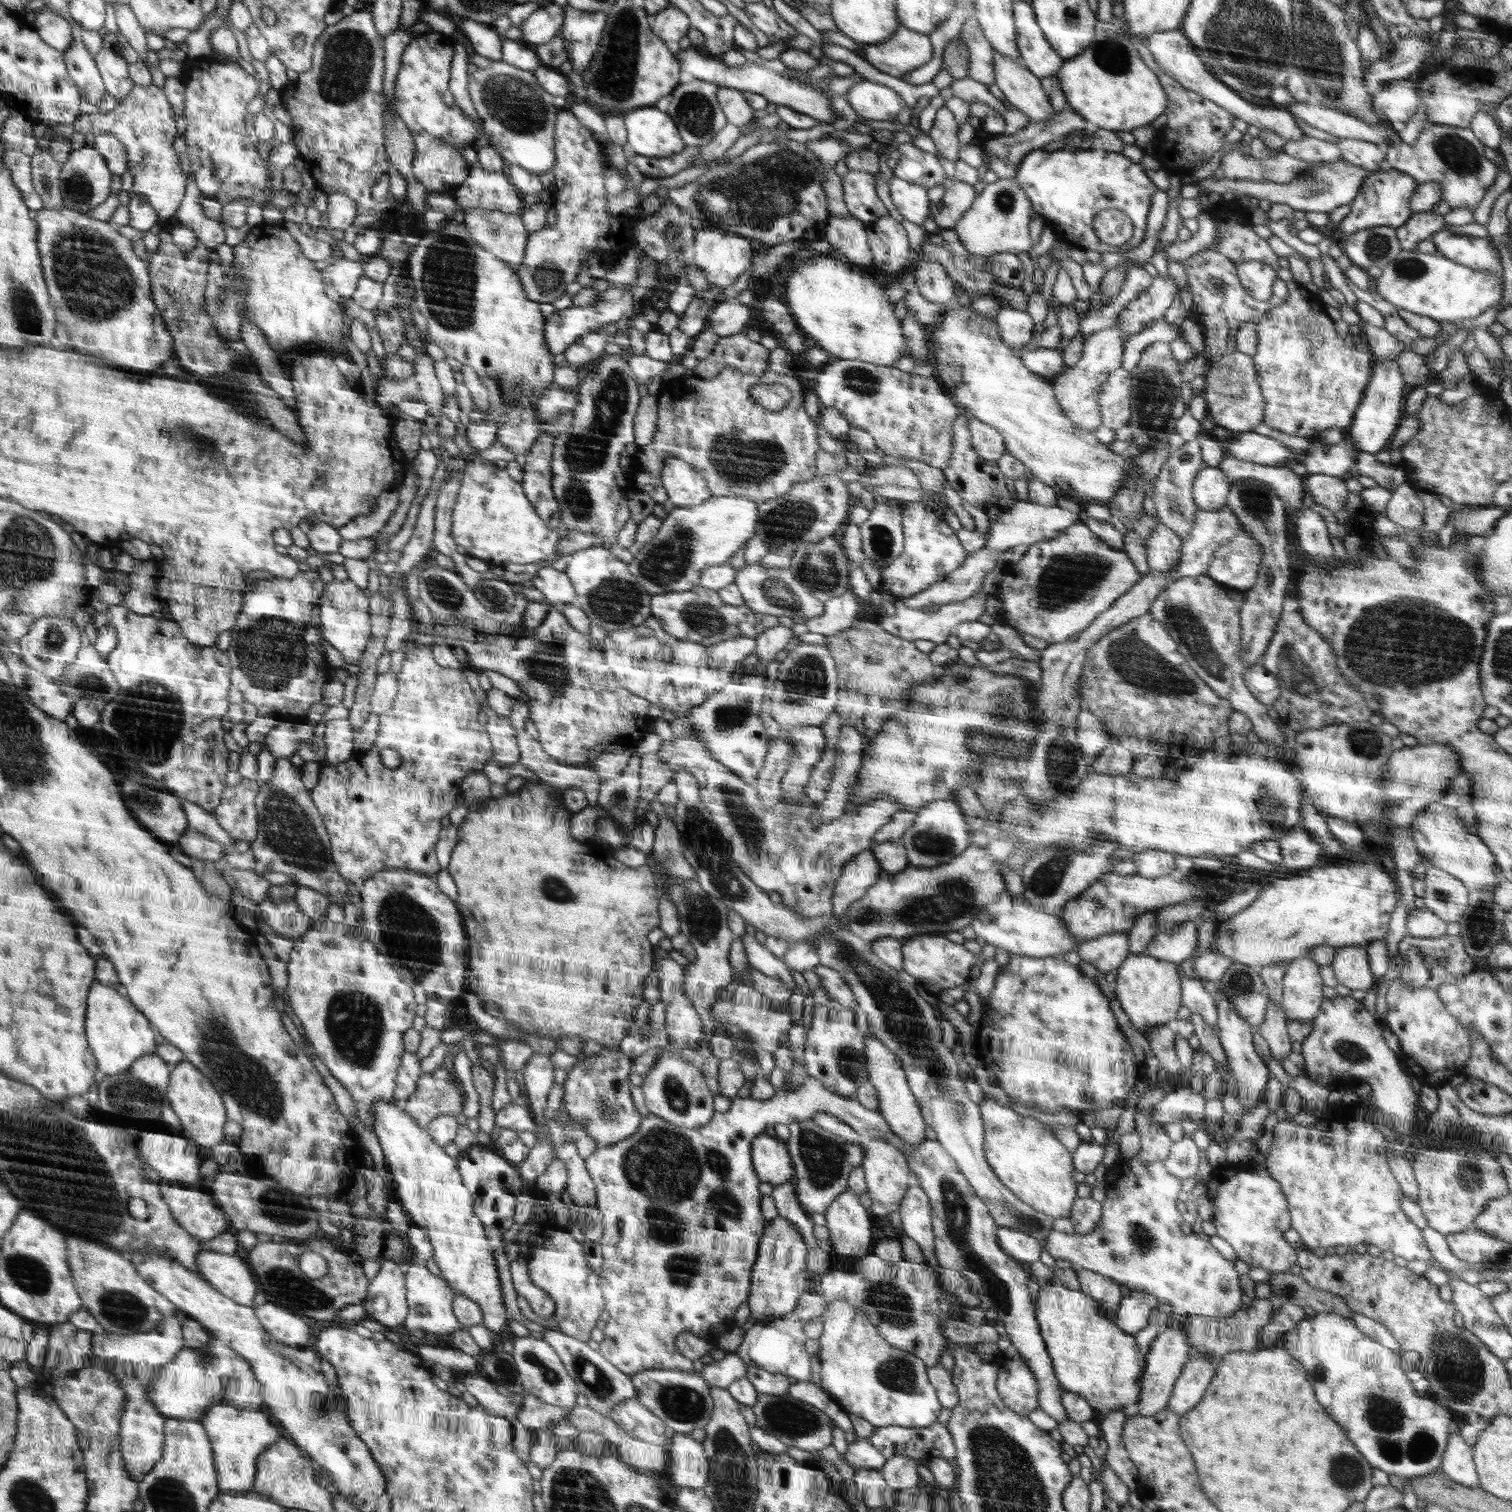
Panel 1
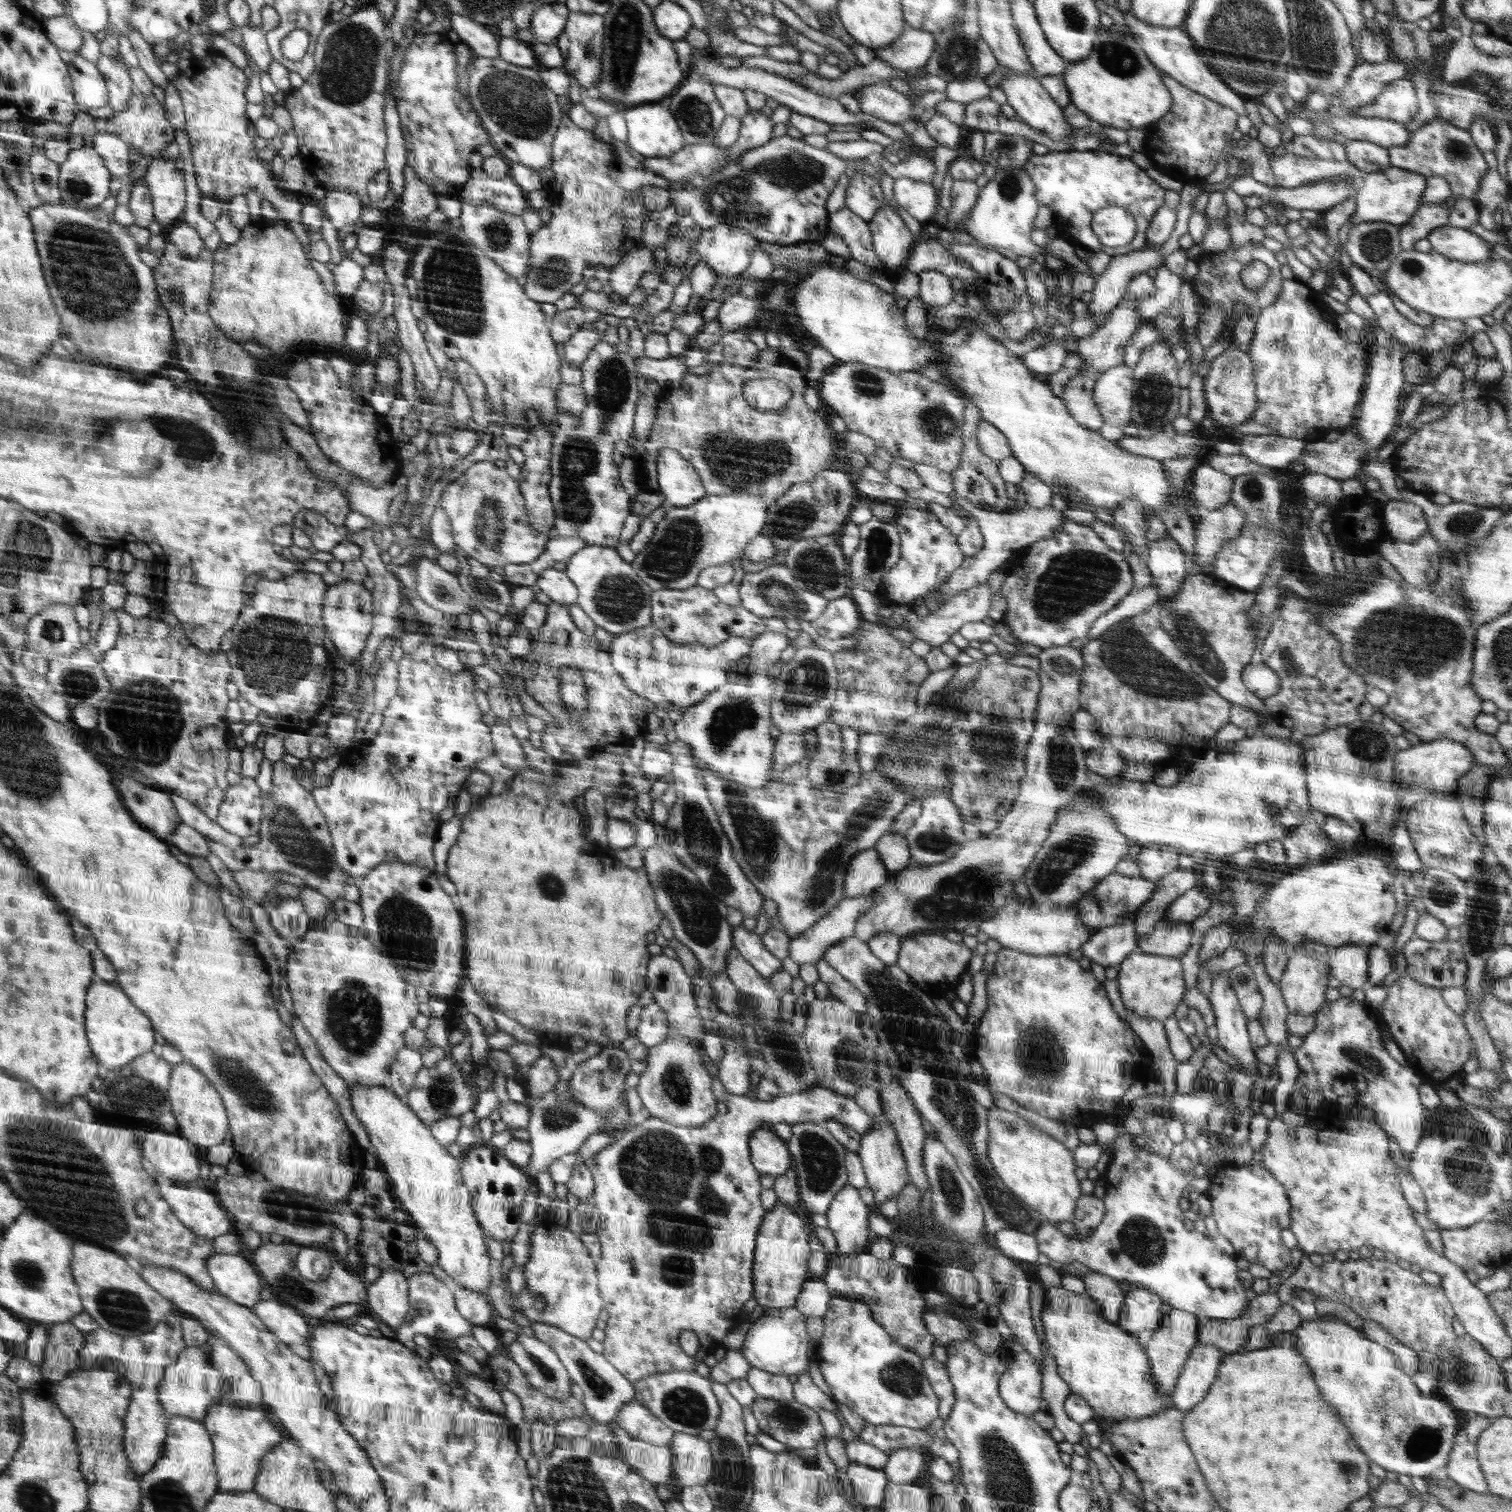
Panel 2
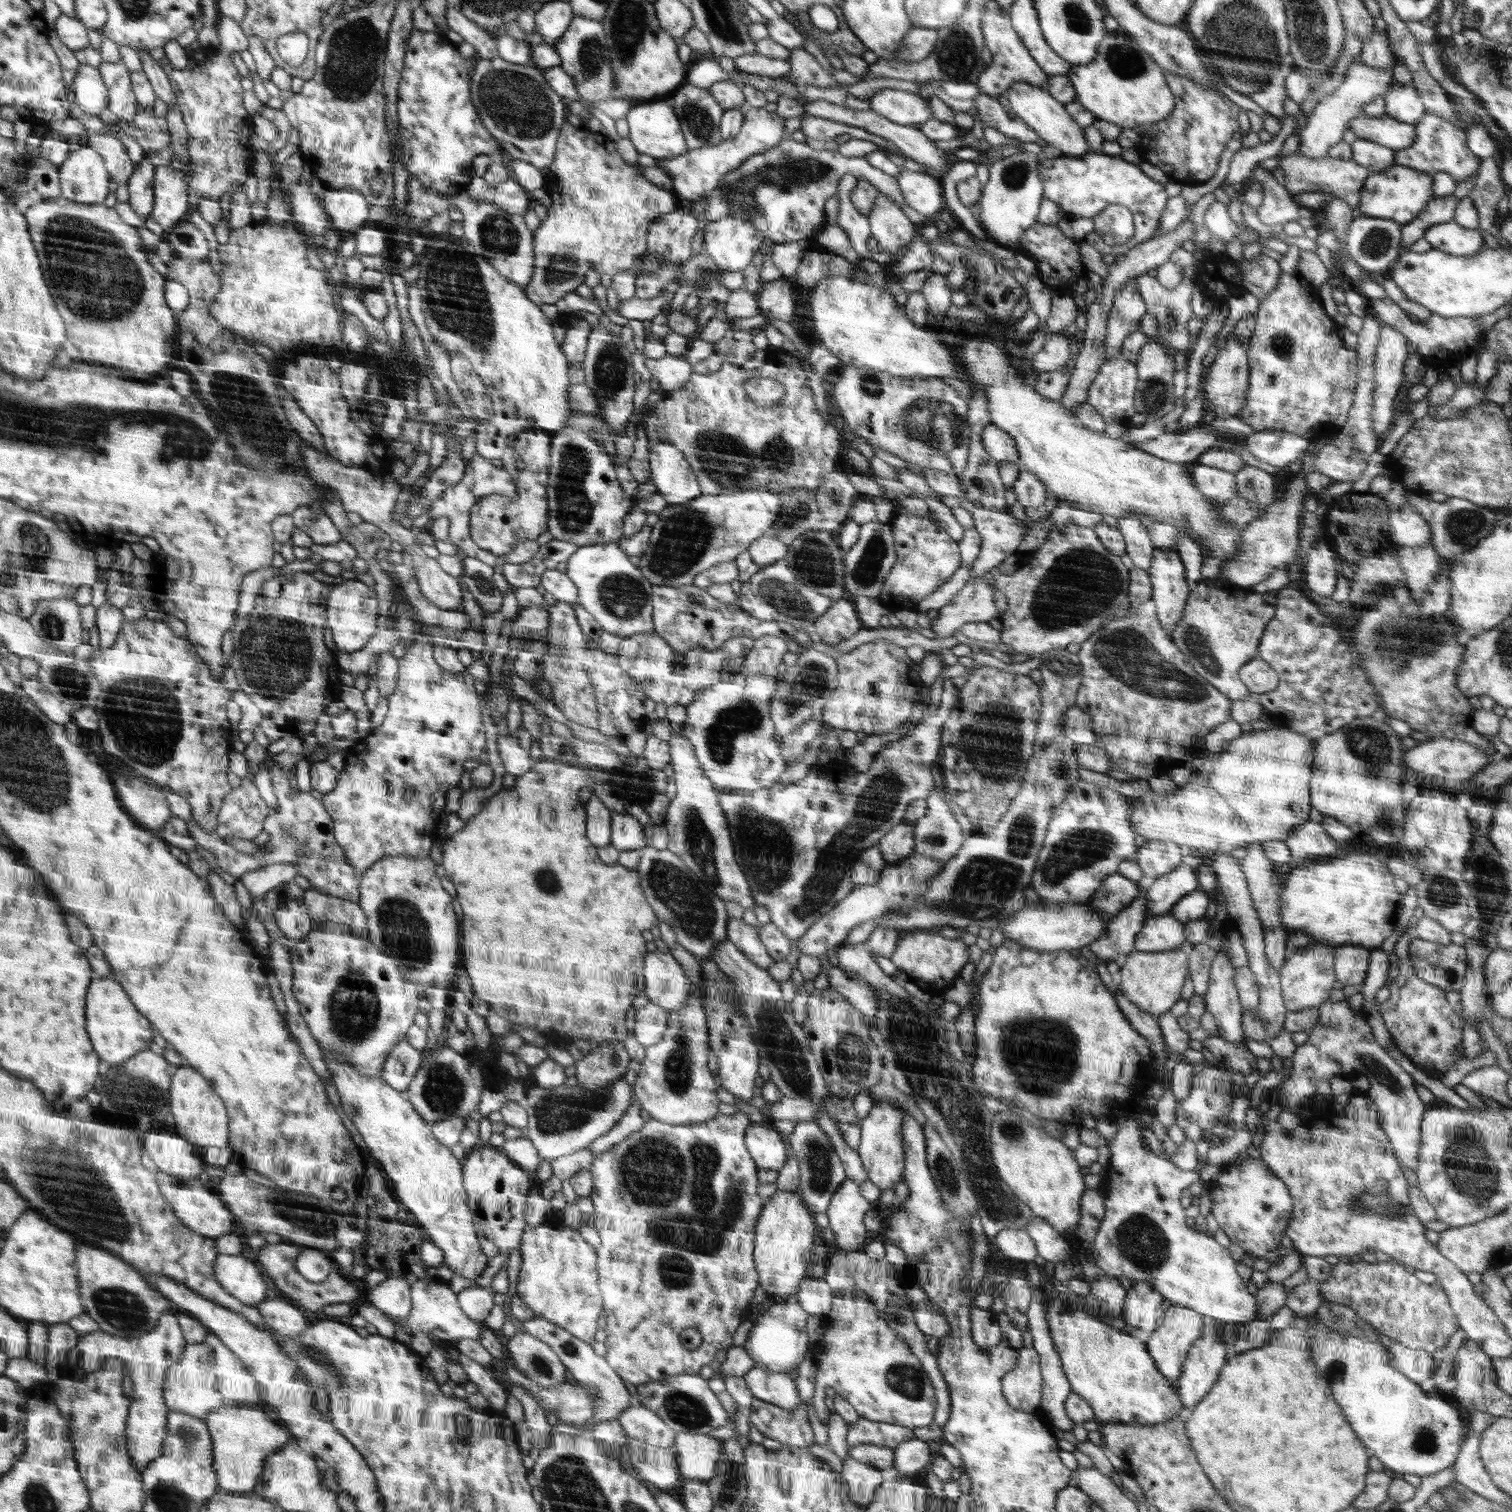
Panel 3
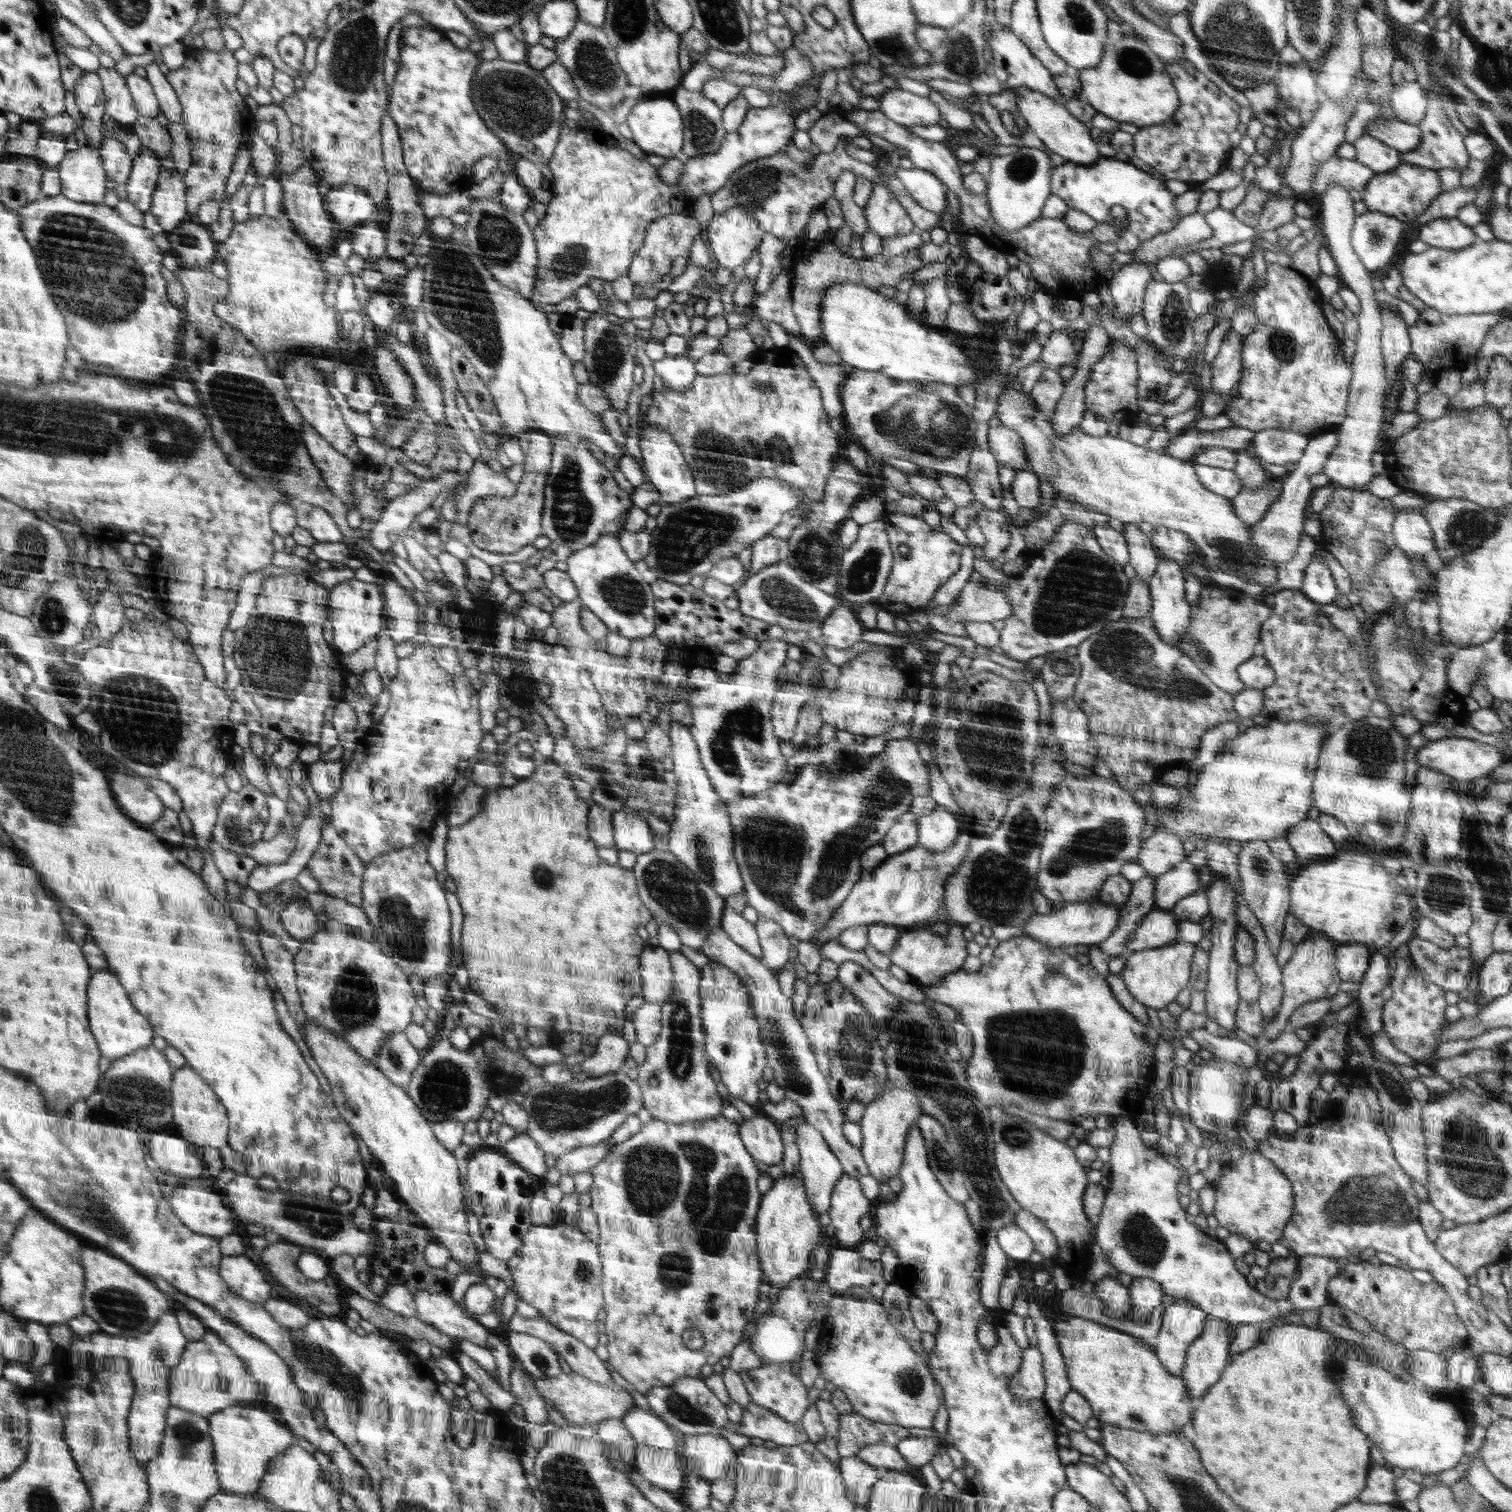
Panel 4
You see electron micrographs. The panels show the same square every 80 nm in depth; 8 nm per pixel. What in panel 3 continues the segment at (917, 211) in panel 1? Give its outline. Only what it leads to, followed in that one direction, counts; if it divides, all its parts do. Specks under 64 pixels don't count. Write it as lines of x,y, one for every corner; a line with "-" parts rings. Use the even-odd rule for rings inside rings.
904,169
899,172
897,183
907,205
925,217
934,219
945,211
942,183
933,173

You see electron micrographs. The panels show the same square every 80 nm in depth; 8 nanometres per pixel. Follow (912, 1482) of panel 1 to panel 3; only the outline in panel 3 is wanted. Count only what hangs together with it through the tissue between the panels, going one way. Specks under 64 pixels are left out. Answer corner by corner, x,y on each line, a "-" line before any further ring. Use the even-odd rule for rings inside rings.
916,1436
914,1439
900,1443
895,1448
895,1463
893,1467
898,1472
898,1477
911,1478
918,1474
922,1468
927,1468
933,1459
930,1453
930,1445
927,1443
927,1437

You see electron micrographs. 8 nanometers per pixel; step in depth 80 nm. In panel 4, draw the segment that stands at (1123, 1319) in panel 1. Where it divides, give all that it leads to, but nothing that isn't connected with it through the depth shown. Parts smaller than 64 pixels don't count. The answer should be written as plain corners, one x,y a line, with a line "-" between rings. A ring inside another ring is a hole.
1133,1277
1129,1292
1130,1317
1128,1320
1138,1324
1148,1324
1152,1312
1162,1305
1164,1290
1154,1280
1146,1277

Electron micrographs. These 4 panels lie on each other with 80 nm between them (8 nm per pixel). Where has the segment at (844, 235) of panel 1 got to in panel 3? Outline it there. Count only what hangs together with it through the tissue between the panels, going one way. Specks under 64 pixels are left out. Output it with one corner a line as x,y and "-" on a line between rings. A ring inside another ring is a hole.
844,174
839,180
835,194
839,198
839,213
836,226
840,227
849,238
850,247
860,258
871,258
881,266
887,264
892,258
891,254
885,252
870,252
867,240
871,237
871,228
866,215
860,214
852,201
850,195
856,186
858,179
853,174

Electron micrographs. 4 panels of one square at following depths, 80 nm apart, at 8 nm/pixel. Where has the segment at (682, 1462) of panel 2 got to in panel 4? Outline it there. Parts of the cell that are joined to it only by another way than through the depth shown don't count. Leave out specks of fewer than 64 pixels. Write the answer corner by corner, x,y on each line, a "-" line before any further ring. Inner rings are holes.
685,1435
685,1452
682,1452
685,1474
698,1473
709,1481
726,1478
737,1451
722,1435

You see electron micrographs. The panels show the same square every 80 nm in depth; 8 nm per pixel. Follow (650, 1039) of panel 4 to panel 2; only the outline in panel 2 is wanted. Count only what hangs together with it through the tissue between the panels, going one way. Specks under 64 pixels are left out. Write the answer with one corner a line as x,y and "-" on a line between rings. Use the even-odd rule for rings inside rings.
656,1003
641,1008
640,1023
637,1027
638,1040
647,1047
653,1047
666,1040
670,1024
667,1013

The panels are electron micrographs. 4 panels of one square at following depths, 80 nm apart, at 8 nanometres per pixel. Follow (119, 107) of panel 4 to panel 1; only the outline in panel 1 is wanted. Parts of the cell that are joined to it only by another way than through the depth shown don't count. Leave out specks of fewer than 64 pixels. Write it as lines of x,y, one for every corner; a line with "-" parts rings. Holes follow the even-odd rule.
105,48
95,56
95,61
102,73
107,94
111,94
117,102
124,100
135,86
128,76
128,62
118,53

